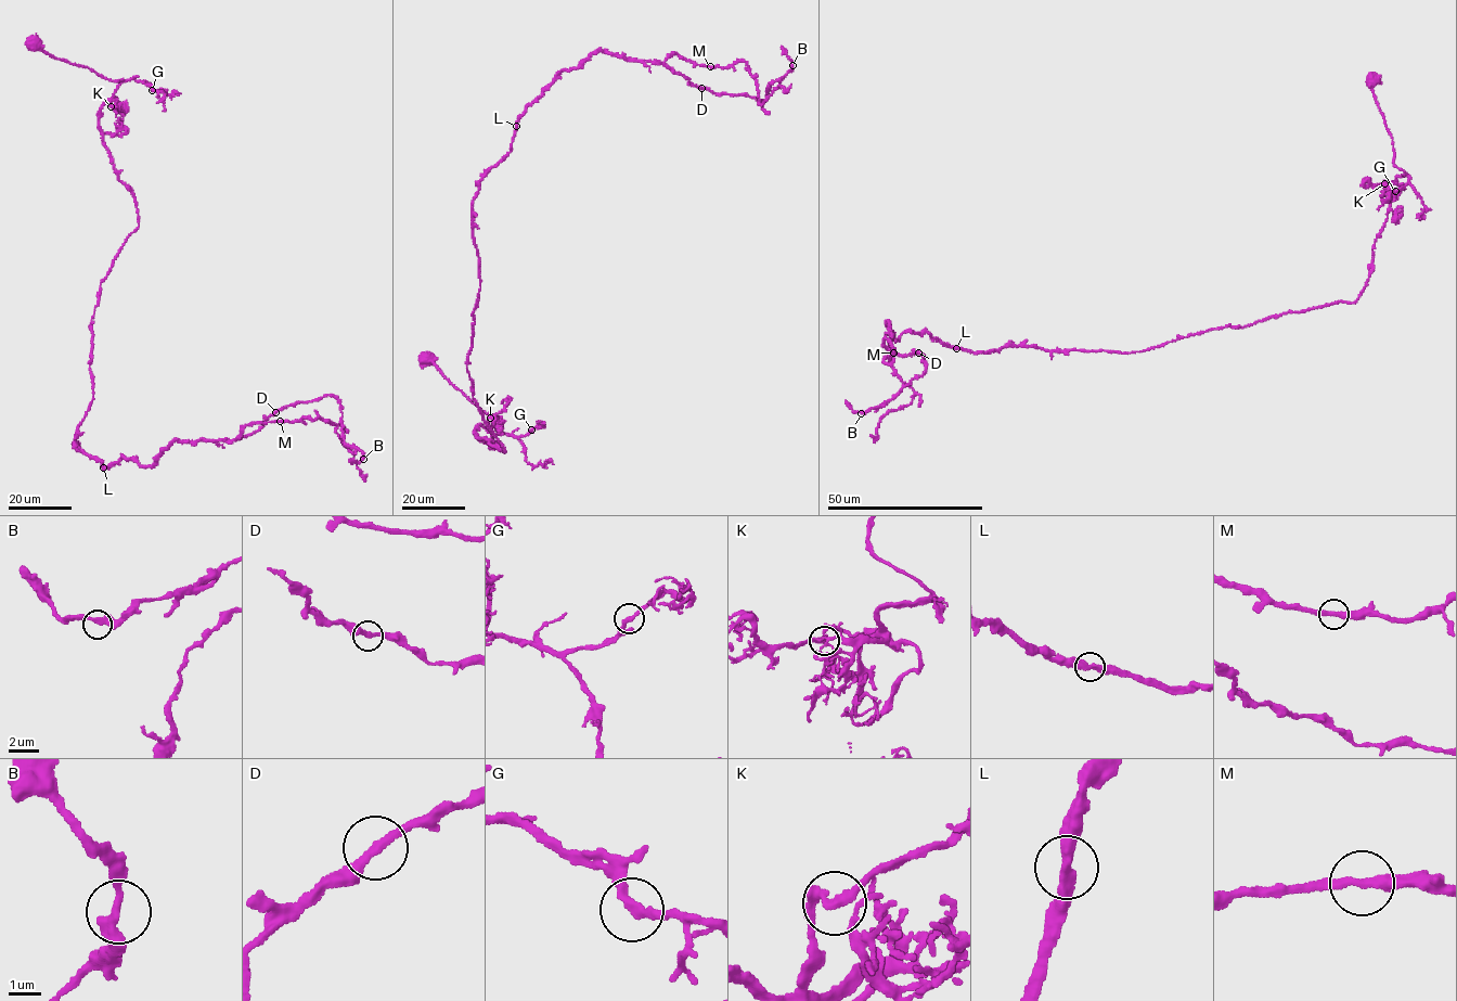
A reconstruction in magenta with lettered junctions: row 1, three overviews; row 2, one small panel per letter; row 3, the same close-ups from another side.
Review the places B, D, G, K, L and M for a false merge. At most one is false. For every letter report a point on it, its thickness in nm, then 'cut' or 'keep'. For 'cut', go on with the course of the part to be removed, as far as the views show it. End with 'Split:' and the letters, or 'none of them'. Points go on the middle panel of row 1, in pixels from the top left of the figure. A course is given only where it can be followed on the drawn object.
B: (793, 65) | 320 nm | keep
D: (701, 88) | 280 nm | keep
G: (531, 430) | 280 nm | keep
K: (490, 418) | 280 nm | keep
L: (516, 126) | 380 nm | keep
M: (710, 66) | 320 nm | keep
Split: none of them

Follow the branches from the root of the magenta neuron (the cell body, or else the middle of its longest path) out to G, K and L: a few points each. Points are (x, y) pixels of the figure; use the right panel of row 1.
G: (1372, 79), (1375, 100), (1392, 139), (1393, 163), (1409, 177), (1404, 188), (1395, 191)
K: (1372, 79), (1375, 100), (1392, 139), (1393, 163), (1406, 174), (1395, 177), (1394, 182), (1384, 183)
L: (1372, 79), (1393, 163), (1406, 175), (1391, 184), (1369, 277), (1354, 302), (1211, 329), (1138, 351), (956, 348)

